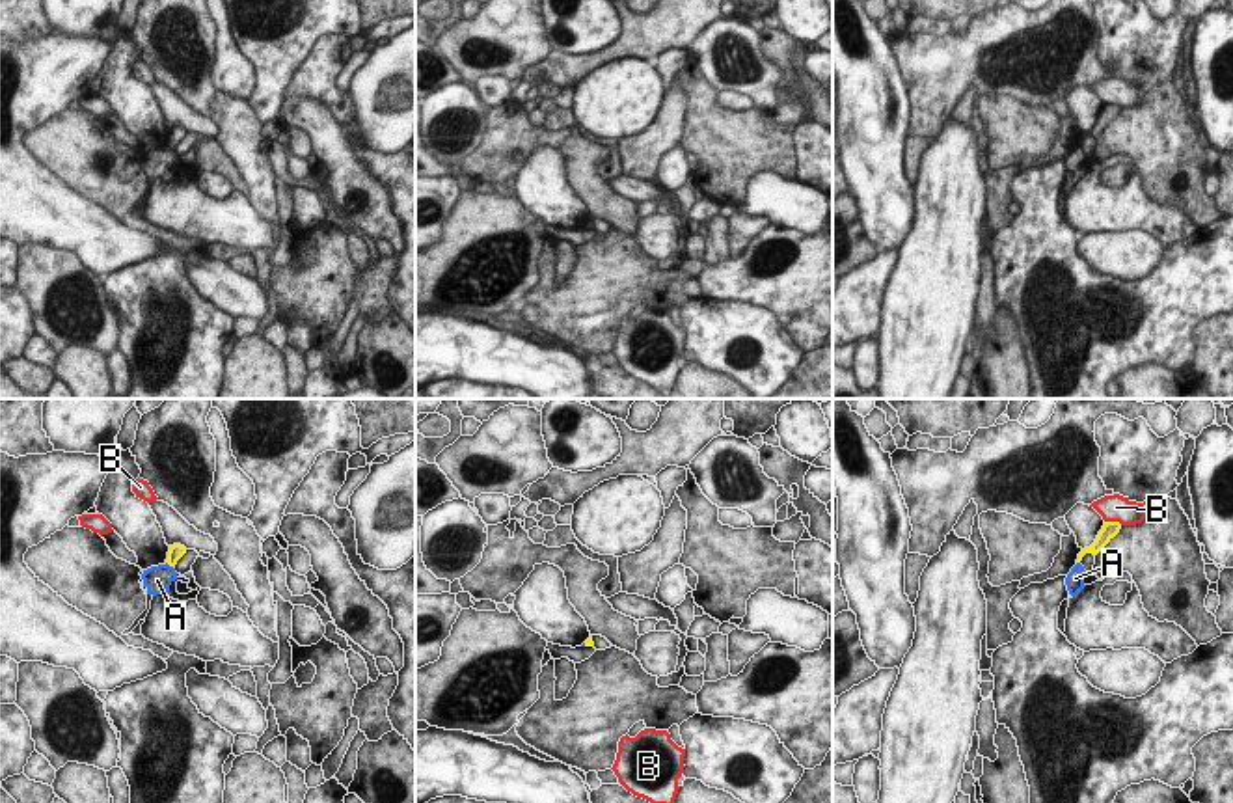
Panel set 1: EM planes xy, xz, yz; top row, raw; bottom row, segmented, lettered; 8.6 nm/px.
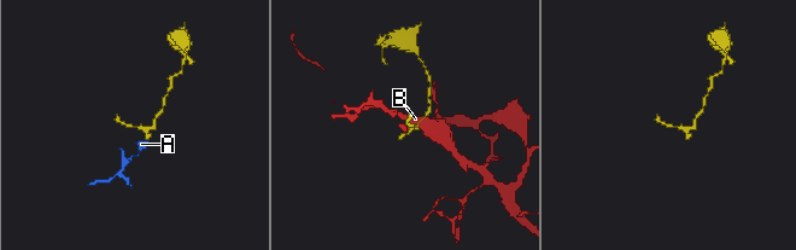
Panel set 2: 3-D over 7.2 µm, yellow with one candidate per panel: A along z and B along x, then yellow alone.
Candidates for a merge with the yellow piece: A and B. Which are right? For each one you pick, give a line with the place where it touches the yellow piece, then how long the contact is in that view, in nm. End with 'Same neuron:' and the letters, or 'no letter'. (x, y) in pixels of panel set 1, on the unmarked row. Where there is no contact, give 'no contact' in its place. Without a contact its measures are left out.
Same neuron: no letter

